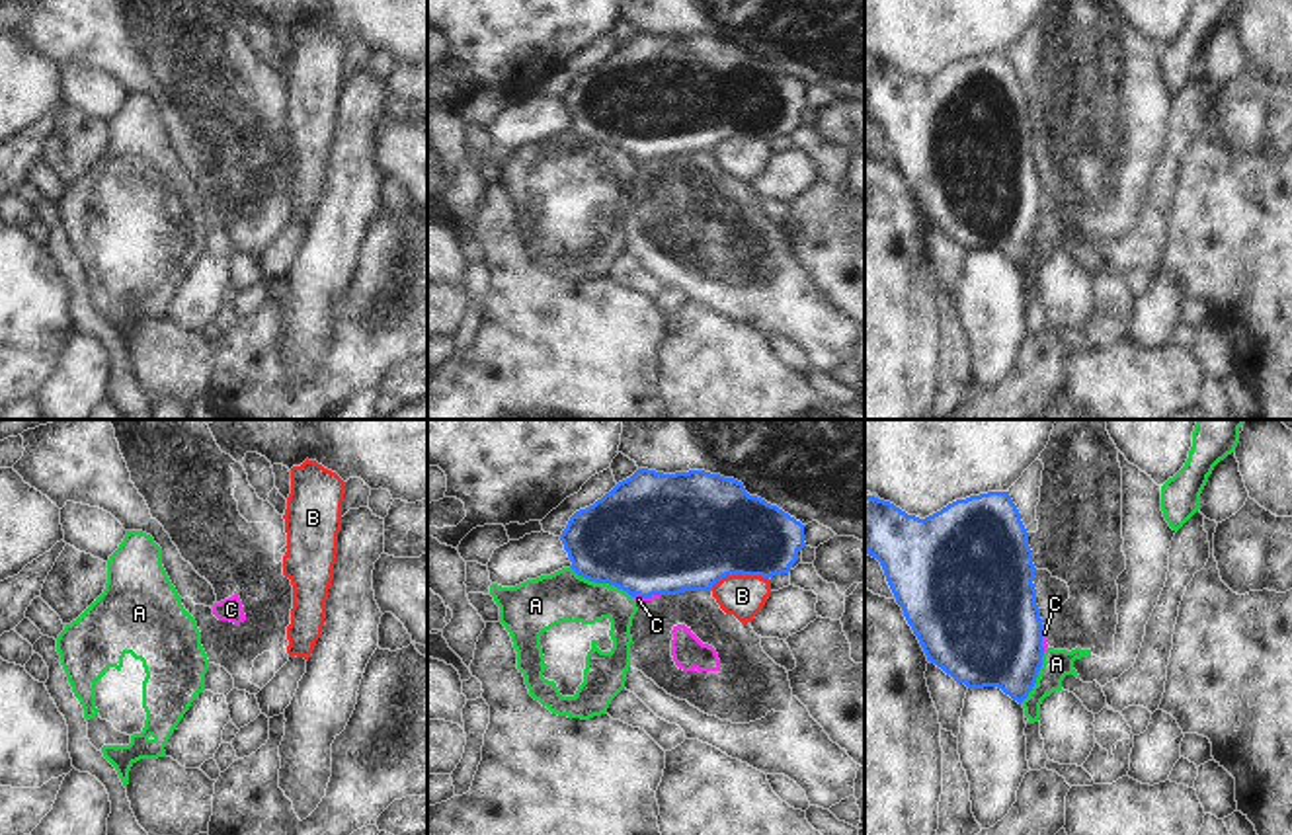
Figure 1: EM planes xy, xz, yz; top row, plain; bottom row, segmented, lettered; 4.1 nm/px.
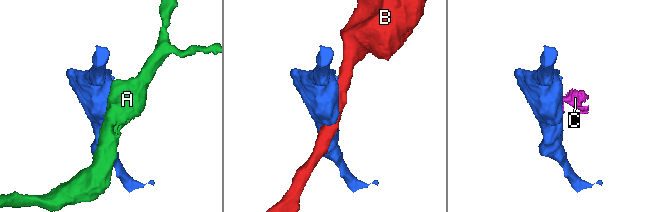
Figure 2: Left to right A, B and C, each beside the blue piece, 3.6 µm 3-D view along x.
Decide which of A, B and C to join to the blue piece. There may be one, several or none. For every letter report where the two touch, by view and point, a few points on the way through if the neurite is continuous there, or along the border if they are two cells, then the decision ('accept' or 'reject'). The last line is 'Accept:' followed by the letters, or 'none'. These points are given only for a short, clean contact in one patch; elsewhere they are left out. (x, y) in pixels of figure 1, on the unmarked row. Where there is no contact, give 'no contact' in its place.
A: meets blue in xz at (602, 145); reject
B: meets blue in xz at (738, 135); reject
C: meets blue in yz at (1041, 201); border along yz (1041, 188), (1041, 209), (1045, 213); reject
Accept: none

